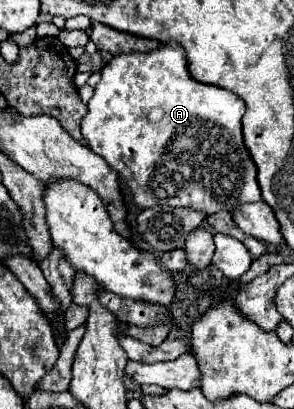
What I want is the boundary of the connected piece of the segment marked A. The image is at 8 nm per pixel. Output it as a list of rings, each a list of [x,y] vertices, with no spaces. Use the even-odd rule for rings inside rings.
[[[167,42],[153,52],[119,54],[101,70],[101,80],[95,86],[89,110],[81,122],[81,134],[89,148],[103,156],[107,164],[119,172],[133,194],[139,208],[151,206],[191,206],[205,214],[233,210],[237,204],[261,200],[257,184],[257,168],[243,144],[241,118],[245,102],[233,92],[191,78],[185,62],[185,50]]]

